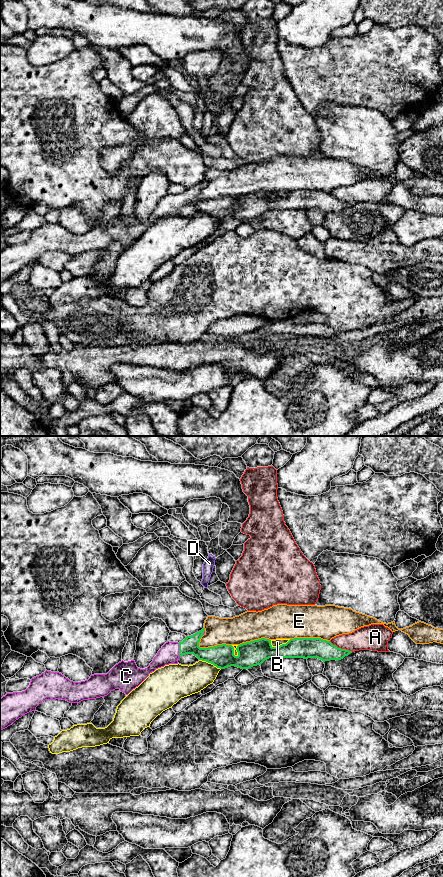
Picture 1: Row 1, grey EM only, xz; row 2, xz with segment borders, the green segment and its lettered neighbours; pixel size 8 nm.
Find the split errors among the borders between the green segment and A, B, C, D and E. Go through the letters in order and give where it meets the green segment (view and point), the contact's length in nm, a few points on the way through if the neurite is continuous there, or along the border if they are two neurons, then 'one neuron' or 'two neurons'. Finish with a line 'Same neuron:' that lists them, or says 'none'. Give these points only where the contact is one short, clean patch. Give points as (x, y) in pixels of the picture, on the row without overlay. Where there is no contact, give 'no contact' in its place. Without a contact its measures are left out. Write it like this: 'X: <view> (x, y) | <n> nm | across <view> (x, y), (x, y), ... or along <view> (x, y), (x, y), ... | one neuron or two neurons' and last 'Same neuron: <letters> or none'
A: xz (340, 200) | 200 nm | two neurons
B: xz (280, 197) | 170 nm | two neurons
C: xz (179, 201) | 110 nm | across xz (190, 197), (179, 201), (174, 201), (169, 205) | one neuron
D: xz (203, 184) | 40 nm | across xz (222, 208), (196, 199), (203, 184), (204, 183) | one neuron
E: xz (214, 198) | 280 nm | two neurons
Same neuron: C, D

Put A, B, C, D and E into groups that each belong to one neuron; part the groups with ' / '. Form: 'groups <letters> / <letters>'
groups A / B / C D / E

